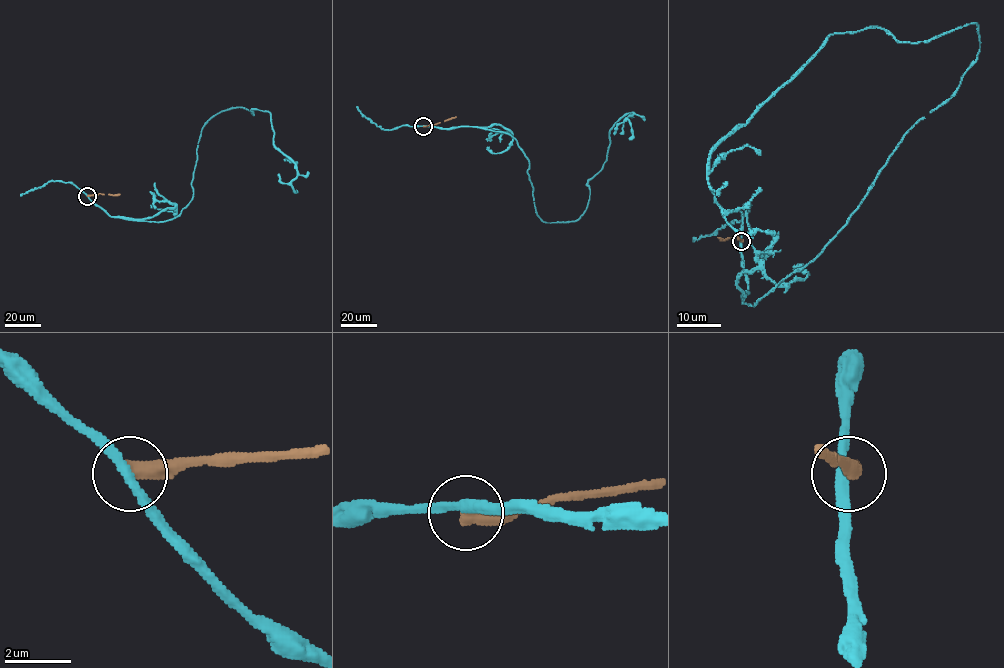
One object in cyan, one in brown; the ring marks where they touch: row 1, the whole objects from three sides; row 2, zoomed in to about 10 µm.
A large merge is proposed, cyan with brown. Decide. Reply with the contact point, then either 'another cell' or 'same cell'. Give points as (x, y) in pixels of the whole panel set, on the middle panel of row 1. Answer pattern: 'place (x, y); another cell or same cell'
place (423, 126); another cell

